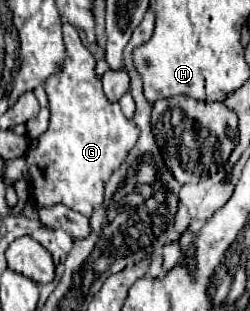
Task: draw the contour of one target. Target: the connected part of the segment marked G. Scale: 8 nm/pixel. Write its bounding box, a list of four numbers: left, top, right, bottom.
[25,21,139,217]

